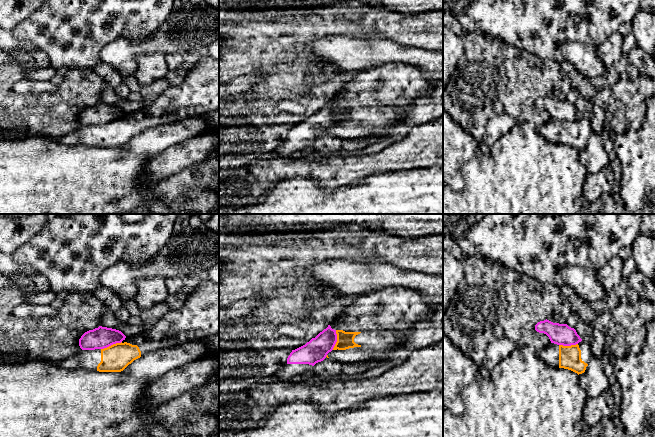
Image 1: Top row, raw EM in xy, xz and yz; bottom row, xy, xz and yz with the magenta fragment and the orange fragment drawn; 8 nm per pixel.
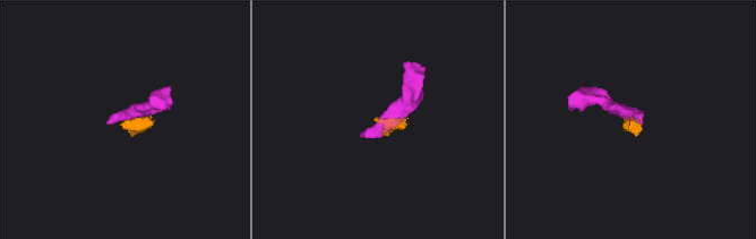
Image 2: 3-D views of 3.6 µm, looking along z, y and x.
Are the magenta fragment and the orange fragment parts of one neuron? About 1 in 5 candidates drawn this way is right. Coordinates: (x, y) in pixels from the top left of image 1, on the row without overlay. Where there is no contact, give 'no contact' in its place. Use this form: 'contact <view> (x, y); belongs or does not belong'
contact xy (111, 120); does not belong

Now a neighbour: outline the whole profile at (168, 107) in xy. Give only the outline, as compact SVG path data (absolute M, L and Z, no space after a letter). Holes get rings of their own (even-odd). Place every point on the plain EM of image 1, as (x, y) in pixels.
M202 53L199 62L182 77L179 85L171 86L140 110L126 113L121 119L104 125L81 126L57 139L58 142L67 145L121 148L134 136L149 128L203 116L217 110L219 110L219 60Z

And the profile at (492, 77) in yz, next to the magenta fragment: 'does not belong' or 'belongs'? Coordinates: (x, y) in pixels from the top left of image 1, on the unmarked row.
does not belong

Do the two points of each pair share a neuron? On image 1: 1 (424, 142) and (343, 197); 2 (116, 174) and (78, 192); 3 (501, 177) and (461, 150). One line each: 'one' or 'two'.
1: two
2: one
3: two

